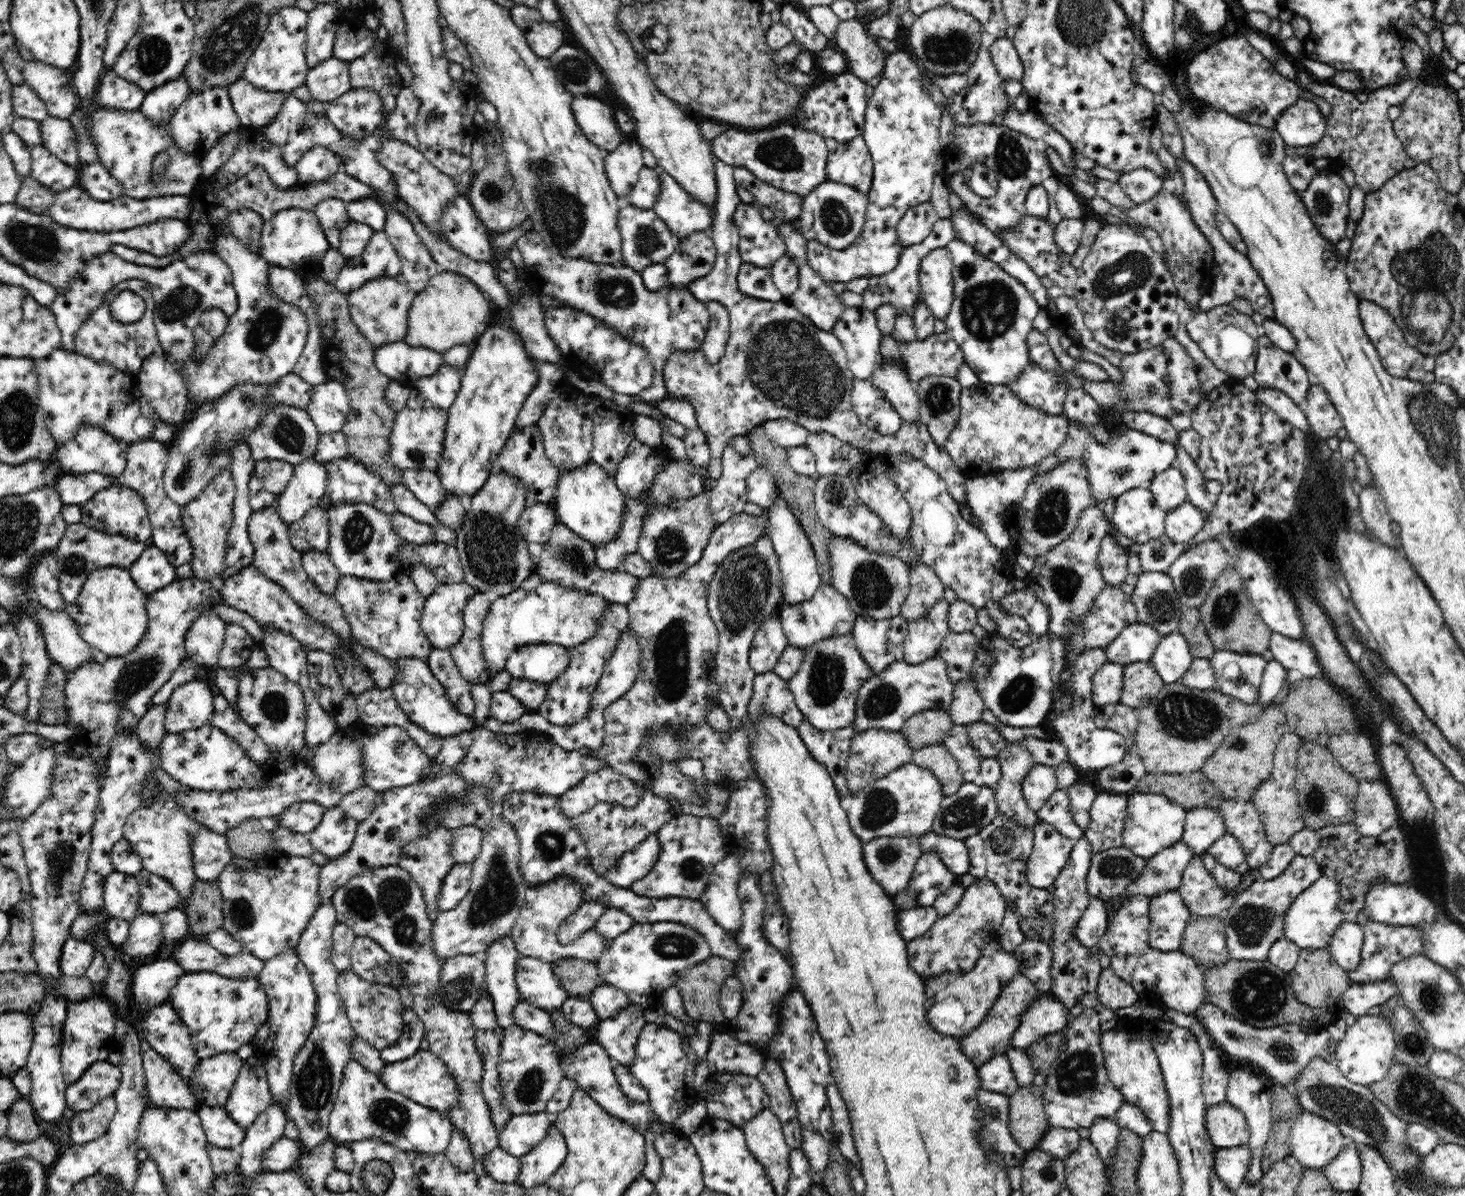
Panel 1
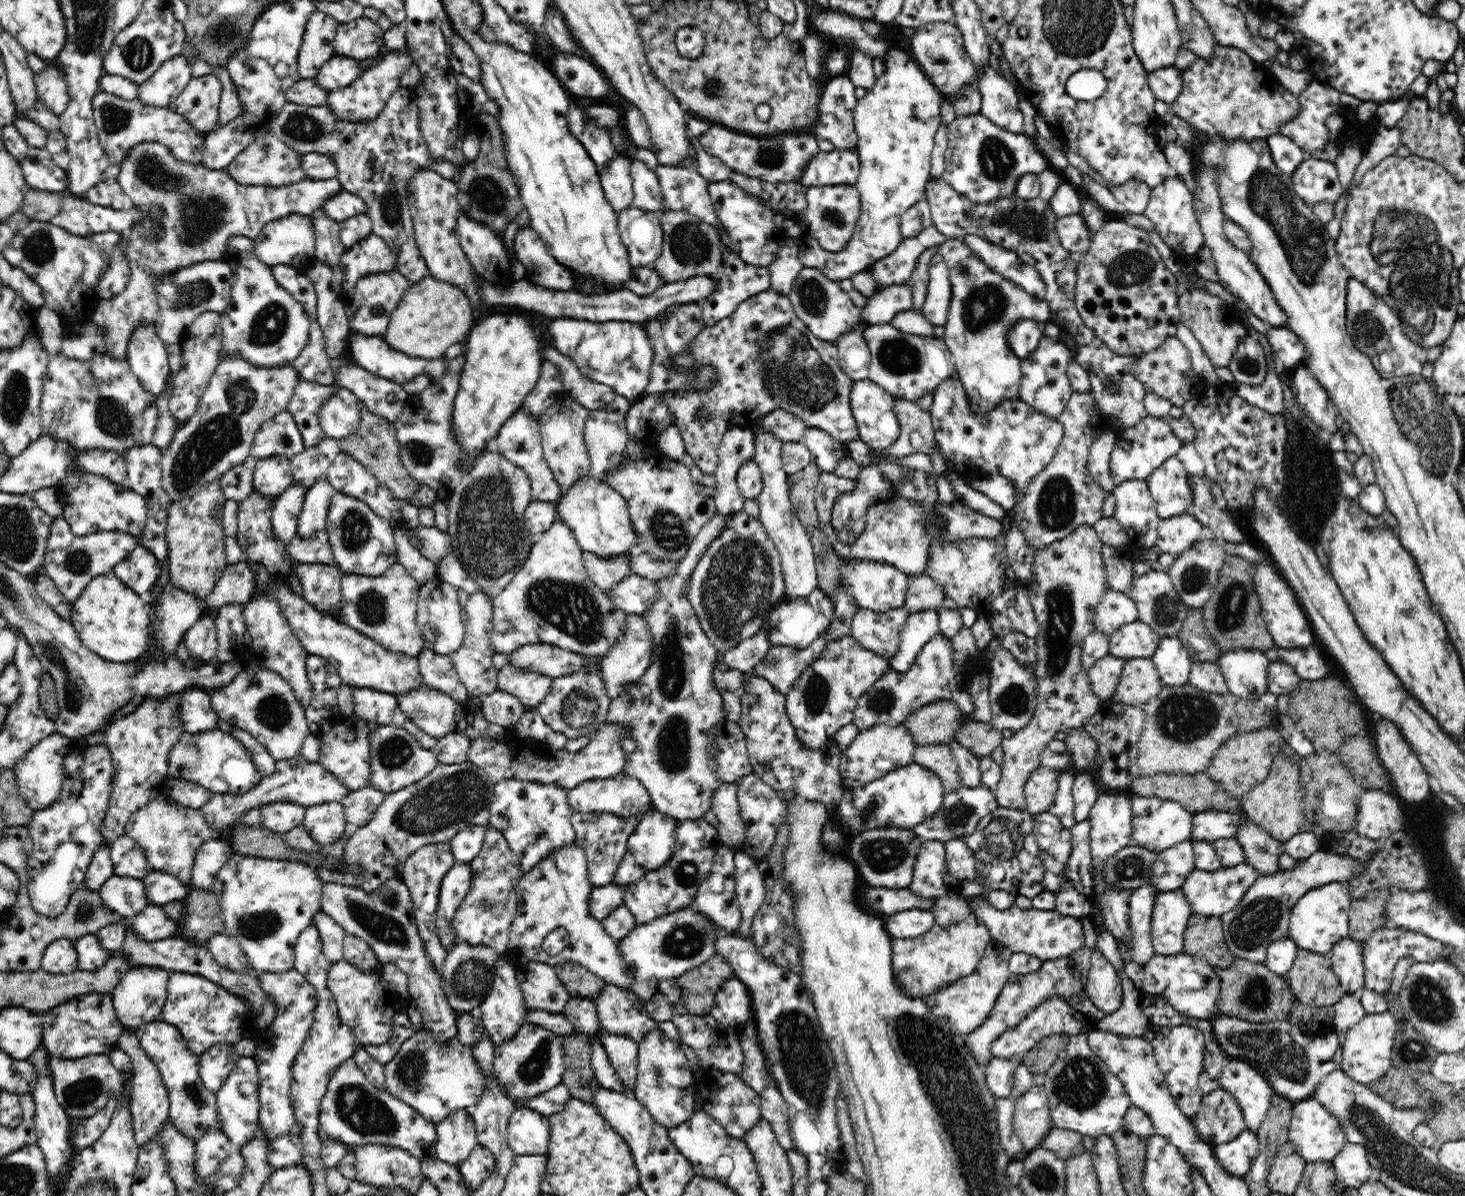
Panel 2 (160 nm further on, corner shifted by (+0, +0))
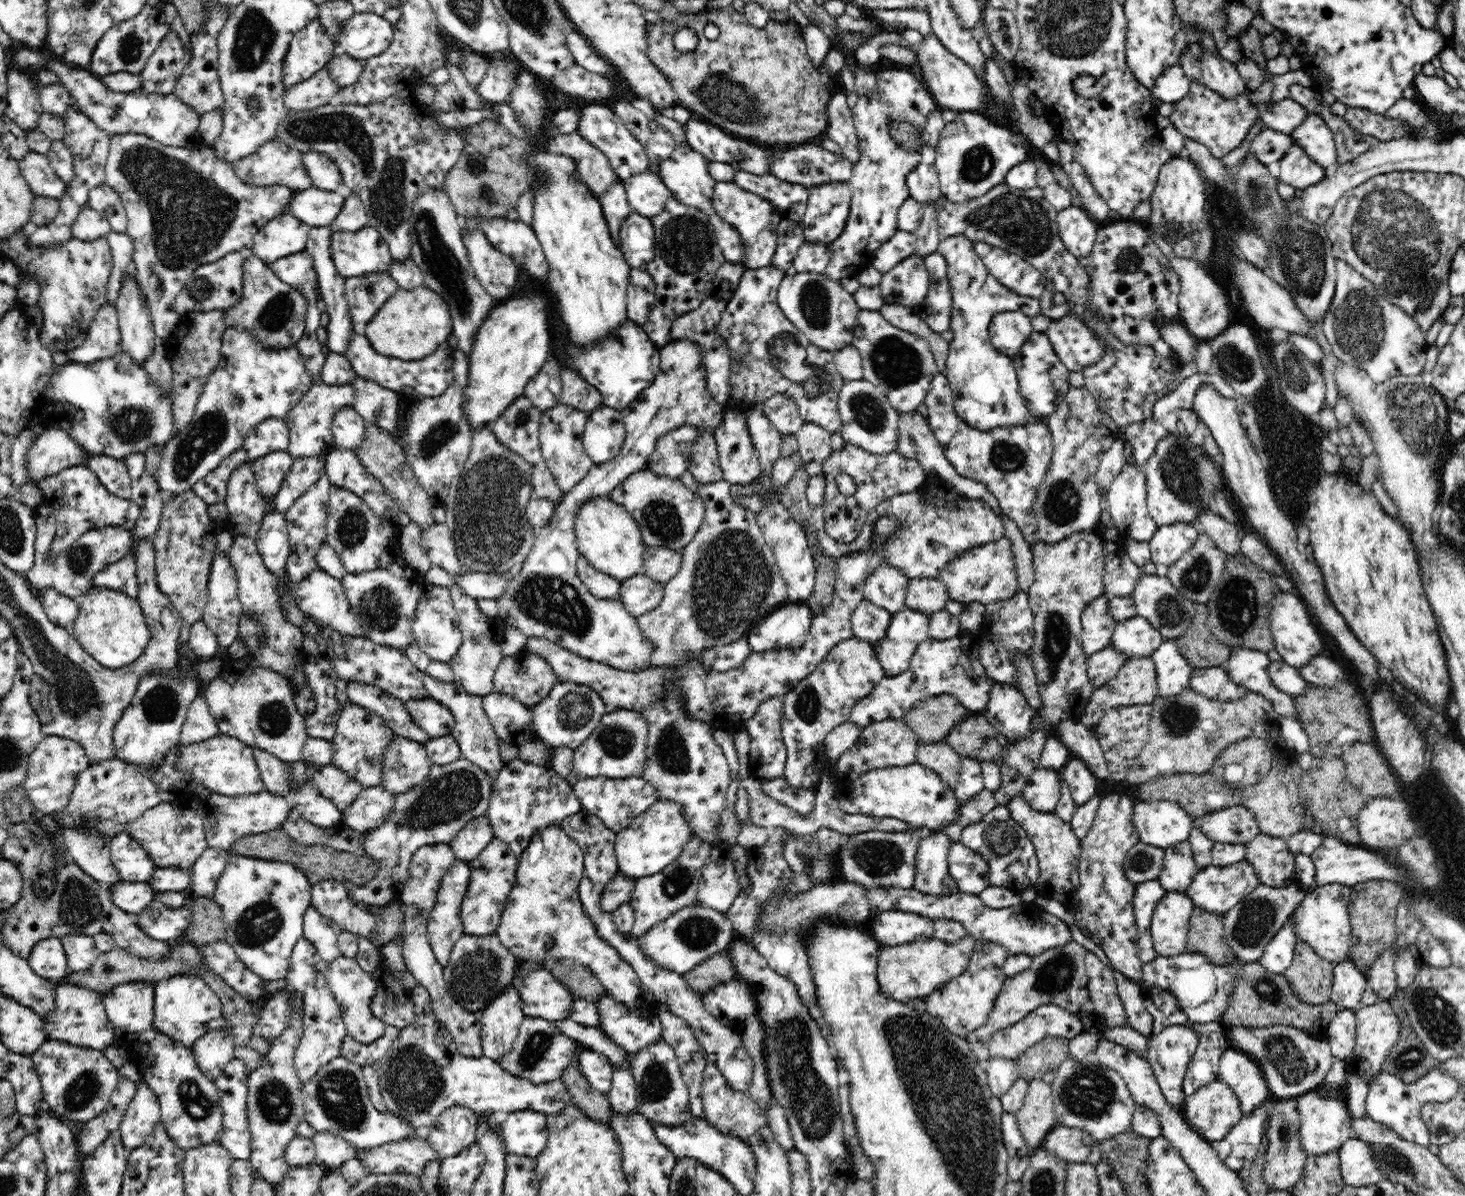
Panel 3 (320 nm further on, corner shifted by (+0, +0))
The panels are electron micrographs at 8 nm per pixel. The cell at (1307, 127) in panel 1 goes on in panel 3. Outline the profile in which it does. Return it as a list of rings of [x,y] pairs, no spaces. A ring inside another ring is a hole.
[[[1308,113],[1304,122],[1290,135],[1306,155],[1325,171],[1338,164],[1338,152],[1332,131],[1318,113]]]

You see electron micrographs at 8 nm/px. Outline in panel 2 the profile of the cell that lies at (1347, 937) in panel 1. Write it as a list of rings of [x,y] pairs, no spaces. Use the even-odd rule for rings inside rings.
[[[1349,936],[1334,945],[1330,954],[1332,970],[1344,994],[1359,994],[1365,987],[1363,948]]]

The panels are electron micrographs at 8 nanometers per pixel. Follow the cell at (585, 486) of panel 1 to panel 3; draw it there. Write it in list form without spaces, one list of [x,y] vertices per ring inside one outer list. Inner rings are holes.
[[[608,496],[585,502],[577,512],[575,537],[578,550],[590,564],[618,582],[642,572],[646,544],[635,518]]]

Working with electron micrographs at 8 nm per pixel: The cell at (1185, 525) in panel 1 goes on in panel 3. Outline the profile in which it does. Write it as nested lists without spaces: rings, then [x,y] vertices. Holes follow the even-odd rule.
[[[1192,523],[1158,527],[1146,545],[1149,552],[1148,560],[1155,566],[1163,564],[1168,568],[1190,550],[1196,538],[1198,534]]]

